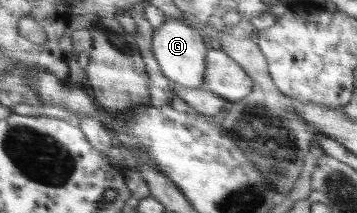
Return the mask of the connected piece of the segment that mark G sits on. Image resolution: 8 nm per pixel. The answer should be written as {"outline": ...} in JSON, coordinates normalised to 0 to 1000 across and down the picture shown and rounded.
{"outline":[[[465,85],[465,103],[429,141],[426,249],[443,286],[448,329],[465,366],[485,390],[515,399],[521,413],[563,413],[571,385],[571,329],[577,329],[577,244],[585,202],[569,192],[557,141],[532,122],[527,103]]]}

